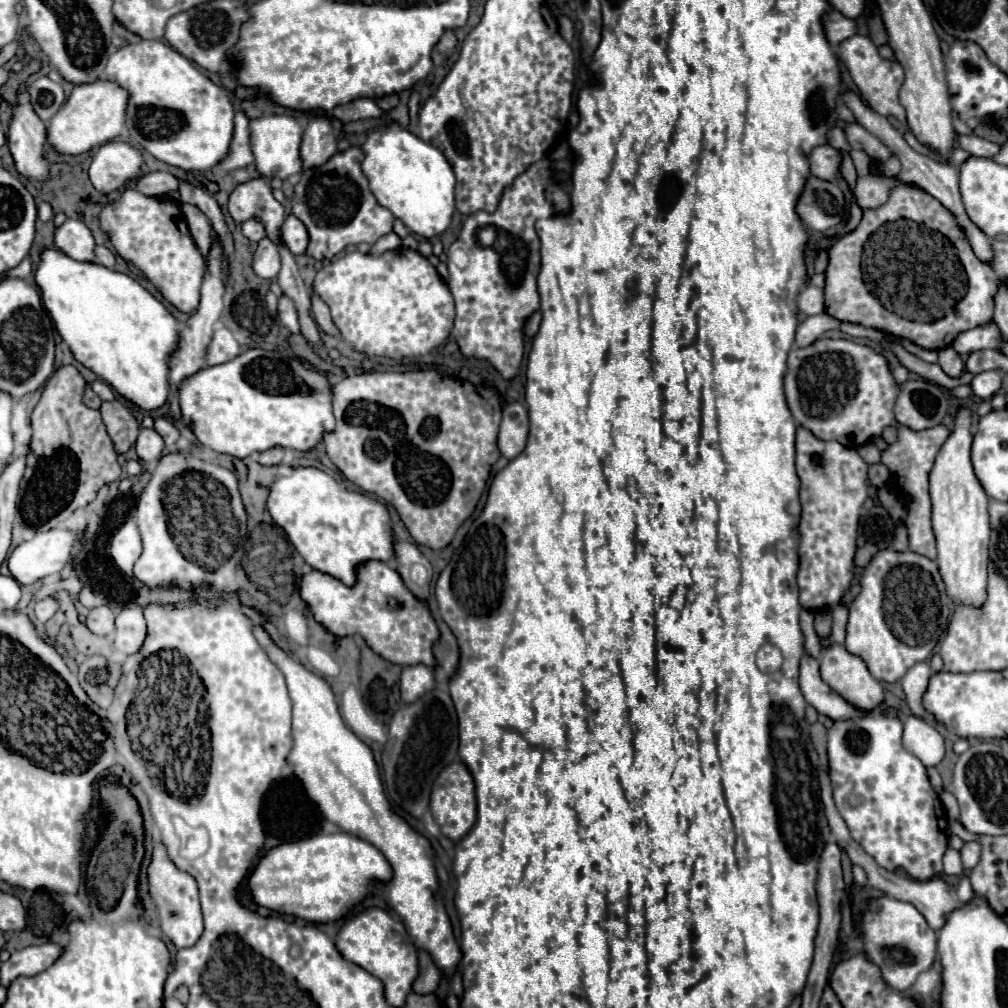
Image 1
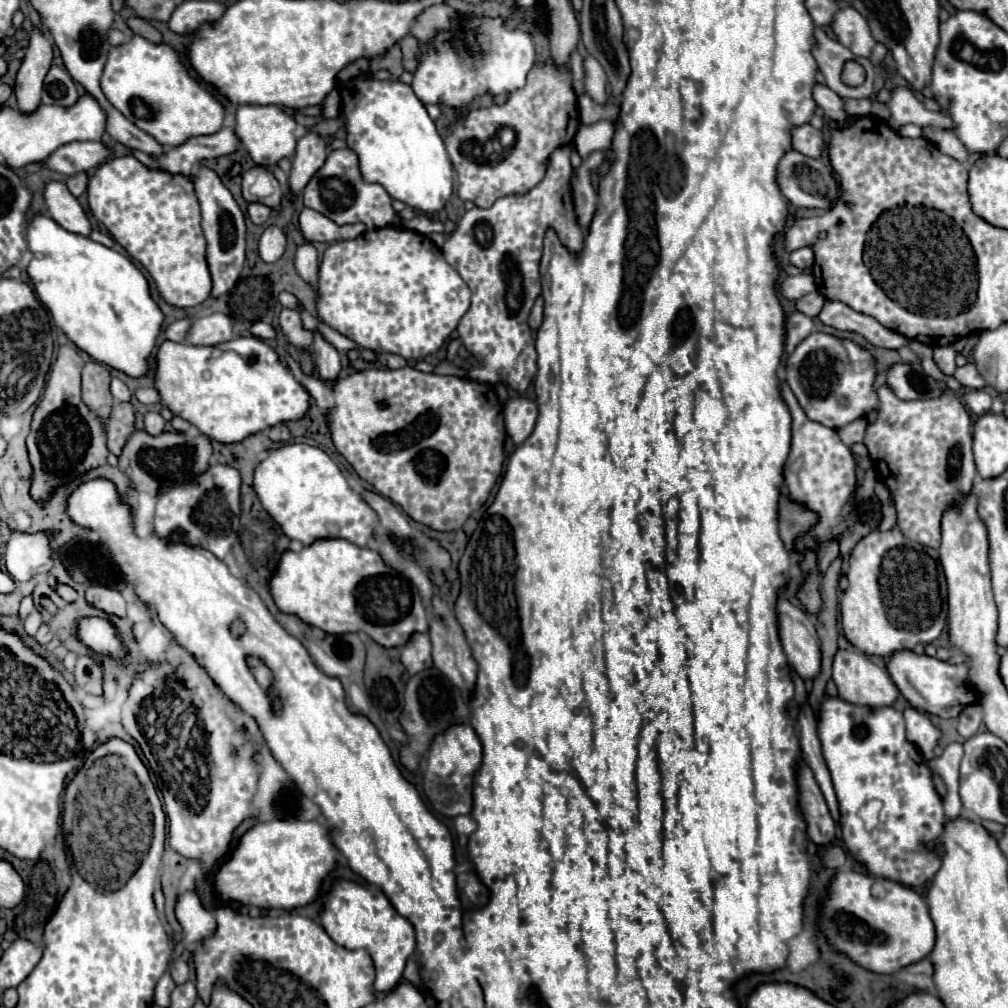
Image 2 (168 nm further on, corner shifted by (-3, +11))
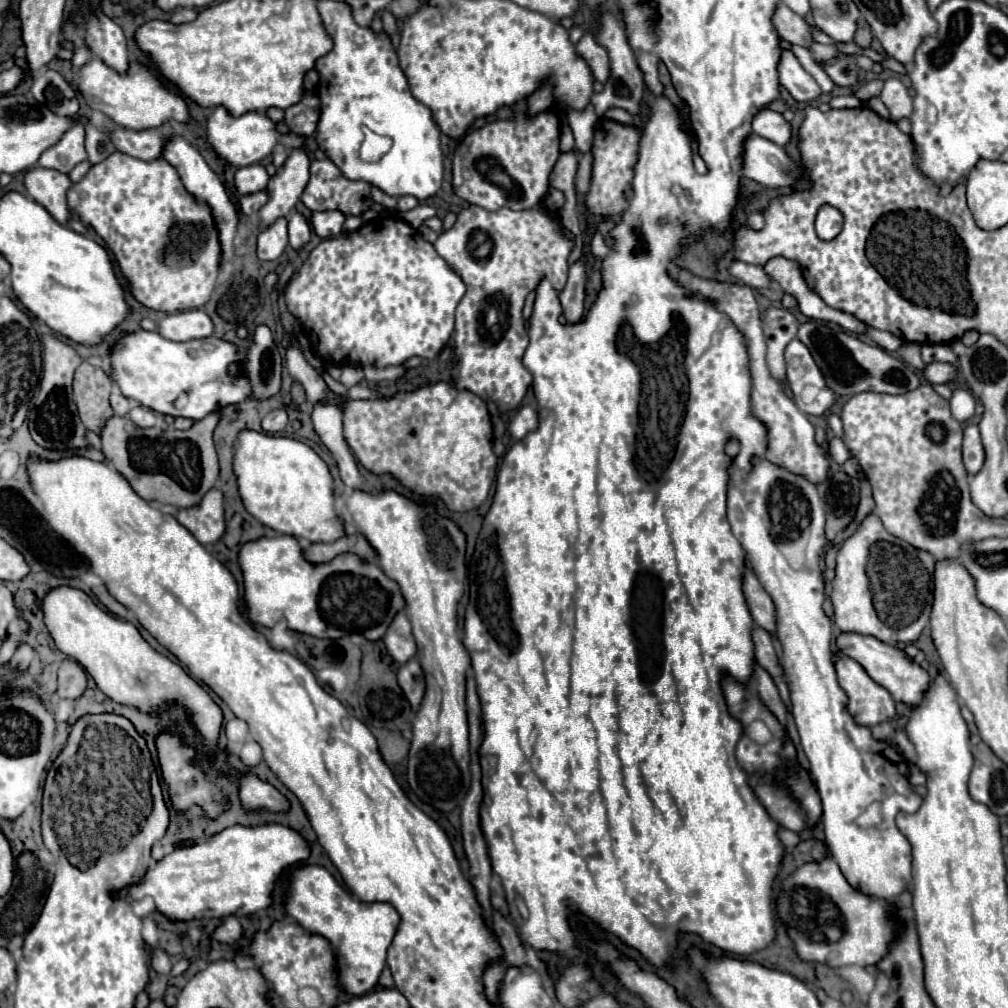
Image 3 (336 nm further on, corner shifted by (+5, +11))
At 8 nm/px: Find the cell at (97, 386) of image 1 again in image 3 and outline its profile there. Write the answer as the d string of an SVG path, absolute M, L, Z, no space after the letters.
M113 389L111 391L111 407L113 407L115 415L127 415L131 411L131 401L125 399L119 389Z

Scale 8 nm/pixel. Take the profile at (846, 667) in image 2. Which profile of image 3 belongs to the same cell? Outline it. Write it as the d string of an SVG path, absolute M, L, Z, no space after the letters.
M841 657L835 663L835 669L839 687L847 693L849 699L847 711L851 711L855 723L873 727L895 717L895 701L891 693L877 685L857 661L851 657Z

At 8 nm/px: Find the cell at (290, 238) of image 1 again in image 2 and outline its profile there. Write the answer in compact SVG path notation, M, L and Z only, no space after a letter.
M307 207L299 215L299 227L301 227L303 237L311 243L315 243L315 241L331 243L331 241L339 241L339 239L355 239L365 231L363 223L339 227L325 215L321 215L313 209L307 209Z

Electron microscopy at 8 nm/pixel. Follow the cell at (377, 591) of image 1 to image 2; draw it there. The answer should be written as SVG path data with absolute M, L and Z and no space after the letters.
M345 539L315 541L301 553L285 551L271 579L271 595L283 613L293 613L301 617L305 623L315 625L327 633L365 631L375 643L383 647L401 647L415 633L429 631L427 609L423 607L423 599L417 587L401 571L389 567L377 551L357 547Z

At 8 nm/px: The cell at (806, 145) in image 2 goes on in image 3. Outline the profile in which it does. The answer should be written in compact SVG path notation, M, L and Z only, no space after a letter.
M763 107L755 113L755 119L751 121L751 129L755 135L765 137L777 145L785 145L791 139L789 123L783 119L781 113L771 111L767 107Z

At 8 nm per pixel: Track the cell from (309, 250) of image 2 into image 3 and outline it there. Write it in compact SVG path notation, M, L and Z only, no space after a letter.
M293 211L289 217L289 243L291 247L299 249L309 241L311 235L311 225L307 217L303 217L299 211Z

